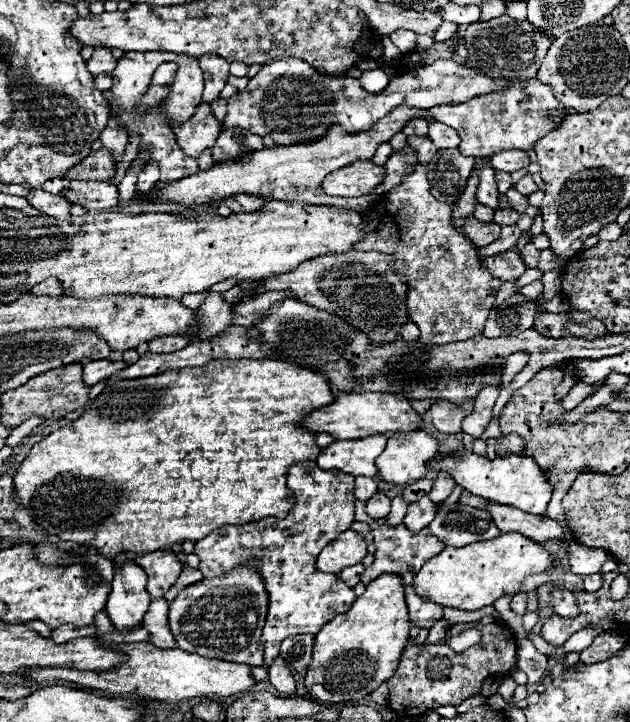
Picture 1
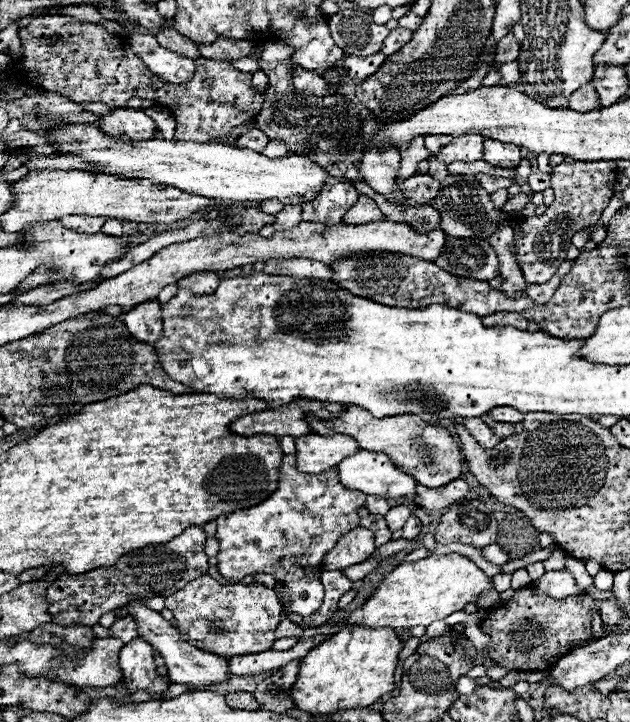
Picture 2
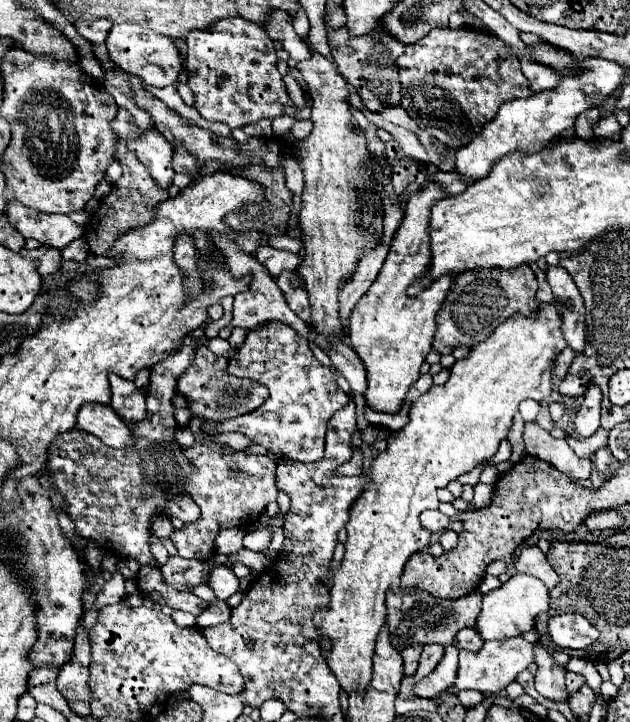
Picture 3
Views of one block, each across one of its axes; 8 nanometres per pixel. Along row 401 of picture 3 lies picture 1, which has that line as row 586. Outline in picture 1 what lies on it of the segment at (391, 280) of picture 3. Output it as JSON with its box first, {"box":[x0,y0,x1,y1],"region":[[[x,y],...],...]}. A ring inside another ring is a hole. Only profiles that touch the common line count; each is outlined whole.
{"box":[306,574,410,704],"region":[[[382,574],[380,578],[372,580],[366,586],[366,592],[358,596],[352,604],[352,608],[344,614],[338,614],[332,618],[332,622],[324,624],[324,628],[316,634],[314,650],[312,650],[312,662],[306,670],[306,690],[316,702],[324,704],[338,704],[338,702],[358,702],[366,698],[370,692],[374,692],[382,682],[392,678],[396,672],[398,660],[402,656],[402,650],[406,642],[410,640],[410,618],[408,608],[404,600],[404,584],[394,574]]]}

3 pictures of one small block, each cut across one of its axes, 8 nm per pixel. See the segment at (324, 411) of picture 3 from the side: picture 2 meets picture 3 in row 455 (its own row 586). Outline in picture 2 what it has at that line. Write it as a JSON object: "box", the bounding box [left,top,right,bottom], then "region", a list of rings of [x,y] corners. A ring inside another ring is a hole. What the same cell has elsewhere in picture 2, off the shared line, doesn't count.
{"box":[218,454,364,618],"region":[[[284,454],[278,490],[268,500],[256,508],[218,516],[218,570],[224,578],[234,582],[256,574],[272,576],[280,604],[290,608],[292,614],[308,618],[320,608],[324,598],[324,586],[320,584],[324,554],[332,550],[340,536],[358,526],[360,516],[356,512],[364,502],[364,494],[340,482],[338,470],[304,474],[296,468],[296,456]]]}

